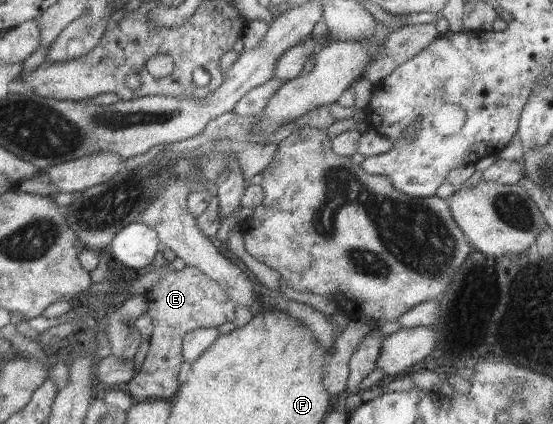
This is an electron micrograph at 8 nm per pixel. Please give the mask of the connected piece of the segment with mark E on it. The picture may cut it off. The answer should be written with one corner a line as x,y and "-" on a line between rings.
156,252
154,260
151,264
151,269
159,270
162,275
145,293
147,298
146,312
152,319
153,329
148,339
148,350
143,359
139,371
122,386
129,396
135,401
163,401
171,400
179,387
177,382
177,373
179,373
179,365
183,363
182,343
184,335
193,329
218,327
226,321
233,319
234,303
227,297
227,294
220,288
220,285
213,280
210,280
200,269
193,266
183,266
179,271
170,272
165,268
169,261
165,260
162,252

